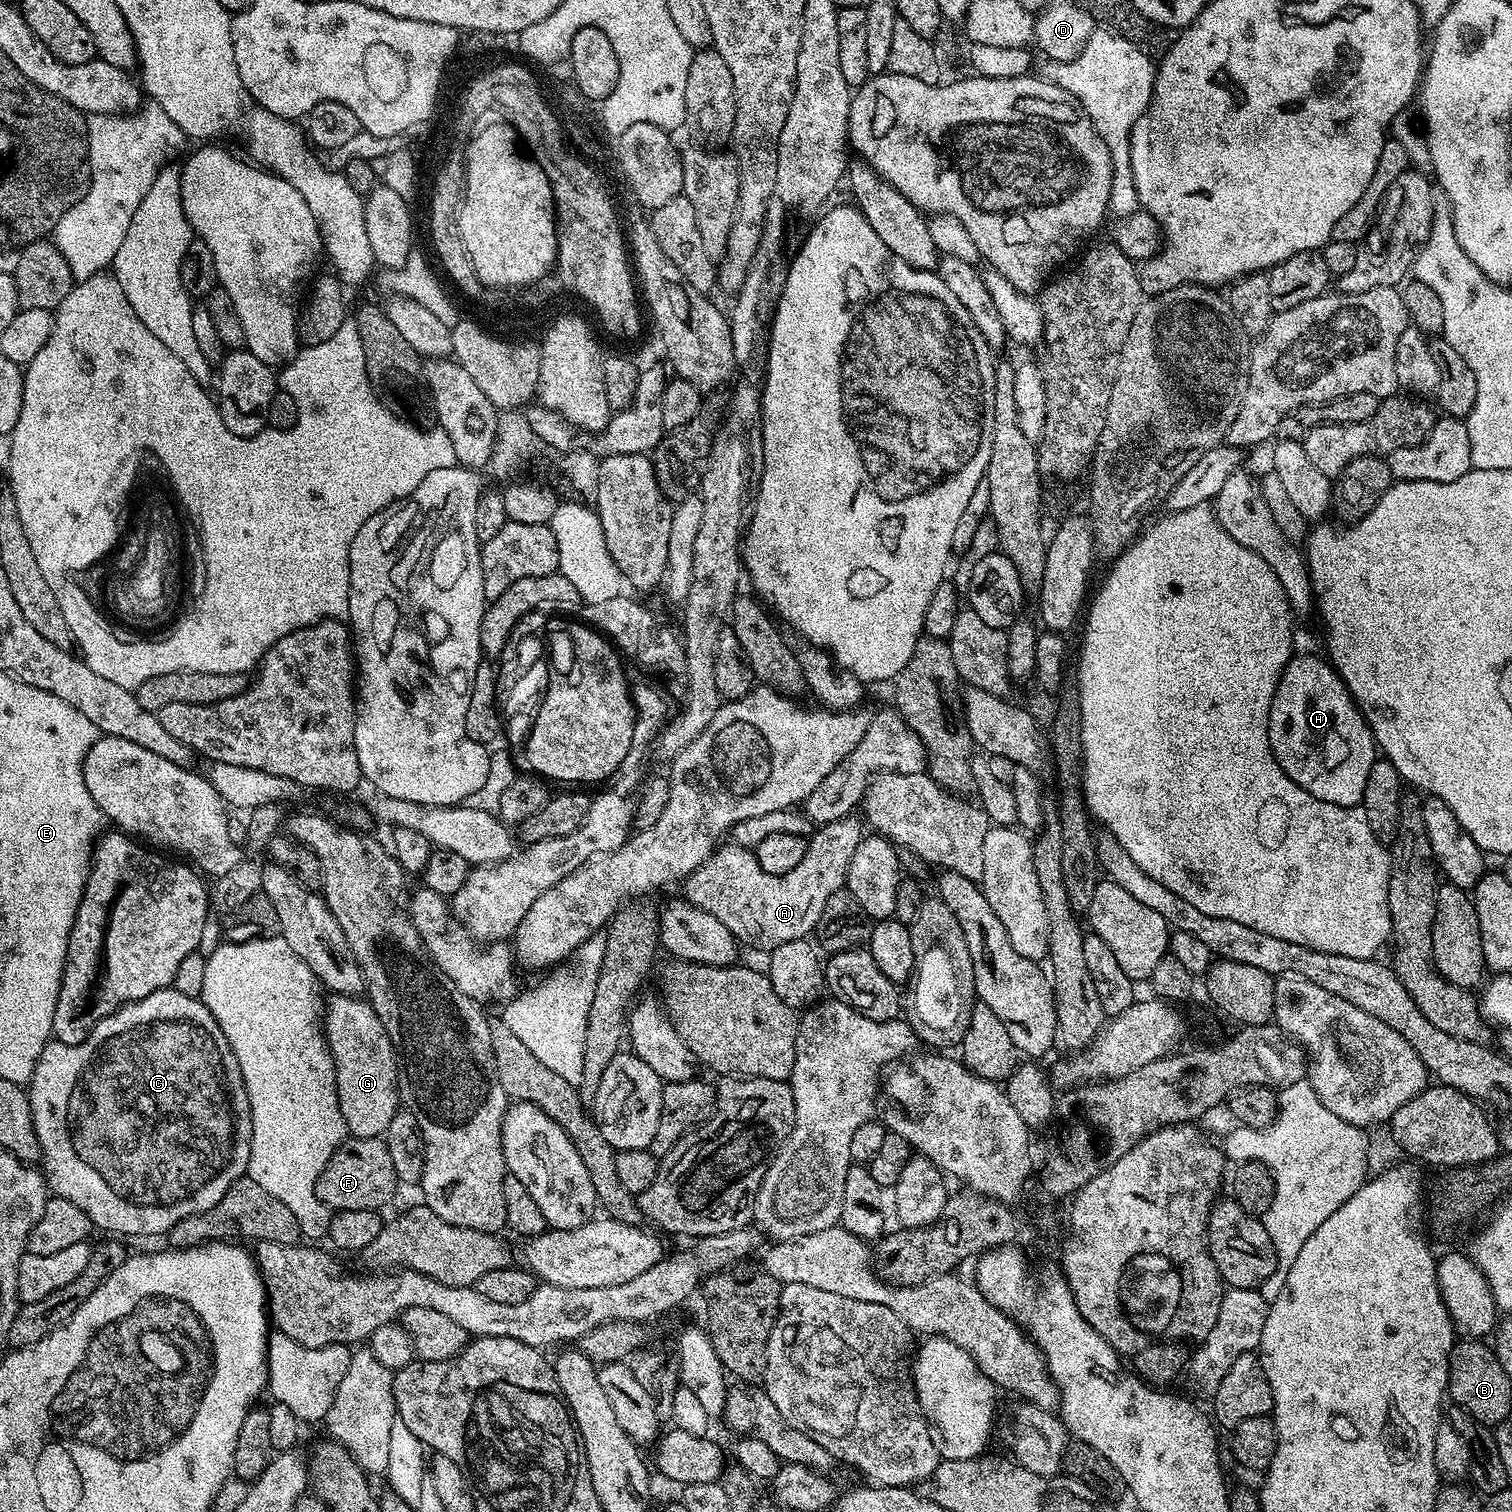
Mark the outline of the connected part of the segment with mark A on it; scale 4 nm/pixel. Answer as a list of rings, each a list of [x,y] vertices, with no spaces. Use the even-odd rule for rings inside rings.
[[[855,815],[845,816],[842,820],[817,827],[808,840],[802,862],[794,866],[792,873],[787,872],[779,878],[766,874],[766,870],[758,866],[755,851],[735,846],[717,847],[712,857],[683,881],[683,899],[706,910],[706,914],[714,914],[714,918],[723,922],[726,930],[730,930],[744,946],[749,944],[752,948],[771,950],[786,942],[811,937],[830,894],[845,887],[850,858],[854,858],[854,850],[858,850],[862,838],[861,821],[856,819]],[[799,876],[800,888],[776,888],[778,880],[780,884],[788,884]]]

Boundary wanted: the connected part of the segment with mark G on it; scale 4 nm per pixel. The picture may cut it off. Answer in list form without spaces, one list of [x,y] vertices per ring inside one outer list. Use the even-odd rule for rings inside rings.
[[[333,995],[322,1012],[324,1041],[336,1067],[338,1106],[348,1127],[348,1136],[383,1137],[390,1118],[401,1107],[396,1086],[396,1049],[367,999],[359,995]]]

